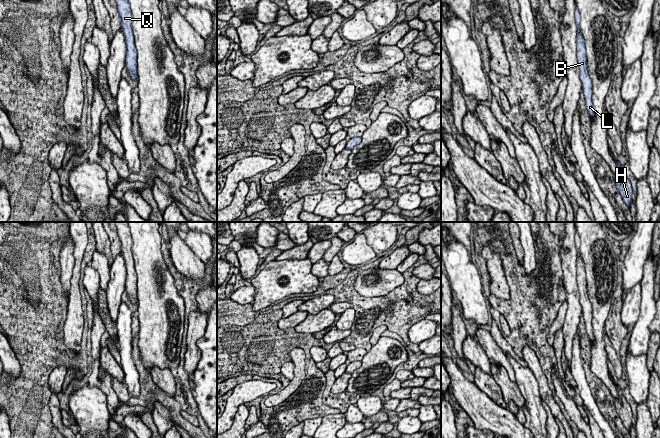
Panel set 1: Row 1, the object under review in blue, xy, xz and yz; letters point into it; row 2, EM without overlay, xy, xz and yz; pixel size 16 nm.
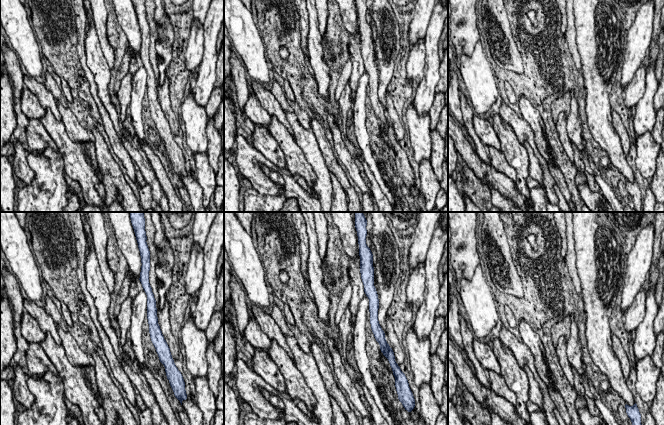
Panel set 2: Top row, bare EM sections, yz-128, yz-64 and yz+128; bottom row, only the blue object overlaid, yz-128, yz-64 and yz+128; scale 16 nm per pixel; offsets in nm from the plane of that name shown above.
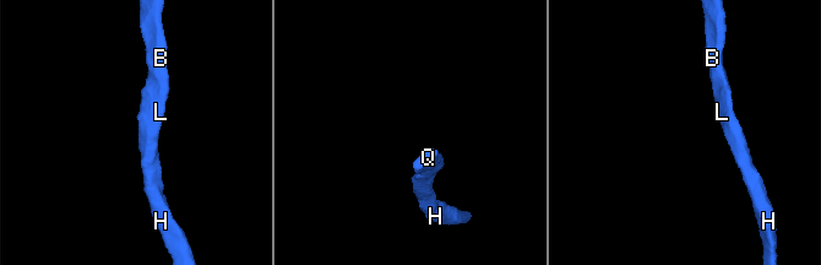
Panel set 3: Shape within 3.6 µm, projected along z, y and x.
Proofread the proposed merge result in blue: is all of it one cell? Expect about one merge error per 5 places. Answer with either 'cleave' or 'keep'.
keep

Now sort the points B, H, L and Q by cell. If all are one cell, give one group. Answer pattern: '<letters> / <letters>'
B H L Q

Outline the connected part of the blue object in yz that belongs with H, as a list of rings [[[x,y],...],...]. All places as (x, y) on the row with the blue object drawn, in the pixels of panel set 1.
[[[611,152],[611,156],[616,162],[616,166],[618,169],[619,174],[614,174],[615,184],[619,194],[621,195],[625,204],[630,207],[632,202],[632,185],[630,180],[627,178],[626,174],[623,171],[622,165],[620,162],[614,157],[613,153]]]

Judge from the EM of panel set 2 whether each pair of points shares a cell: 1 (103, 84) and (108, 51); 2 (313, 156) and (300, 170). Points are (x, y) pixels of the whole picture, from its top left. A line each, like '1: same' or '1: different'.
1: different
2: different

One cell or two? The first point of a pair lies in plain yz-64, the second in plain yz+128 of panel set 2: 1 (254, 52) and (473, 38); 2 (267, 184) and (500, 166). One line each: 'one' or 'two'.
1: two
2: two

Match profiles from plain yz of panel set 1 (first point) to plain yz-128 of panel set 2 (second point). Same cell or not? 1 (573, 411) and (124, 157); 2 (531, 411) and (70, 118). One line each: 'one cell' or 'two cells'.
1: one cell
2: one cell

